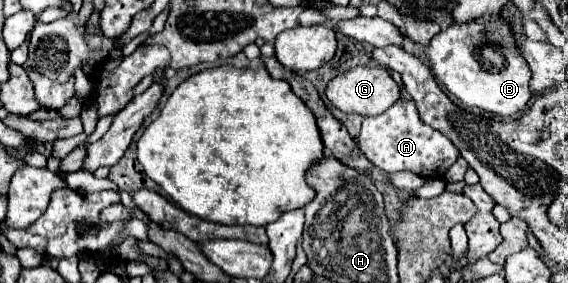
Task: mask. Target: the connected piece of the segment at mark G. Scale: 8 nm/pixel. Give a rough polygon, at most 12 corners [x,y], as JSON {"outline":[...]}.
{"outline":[[380,66],[344,70],[326,98],[346,114],[372,116],[400,98]]}

